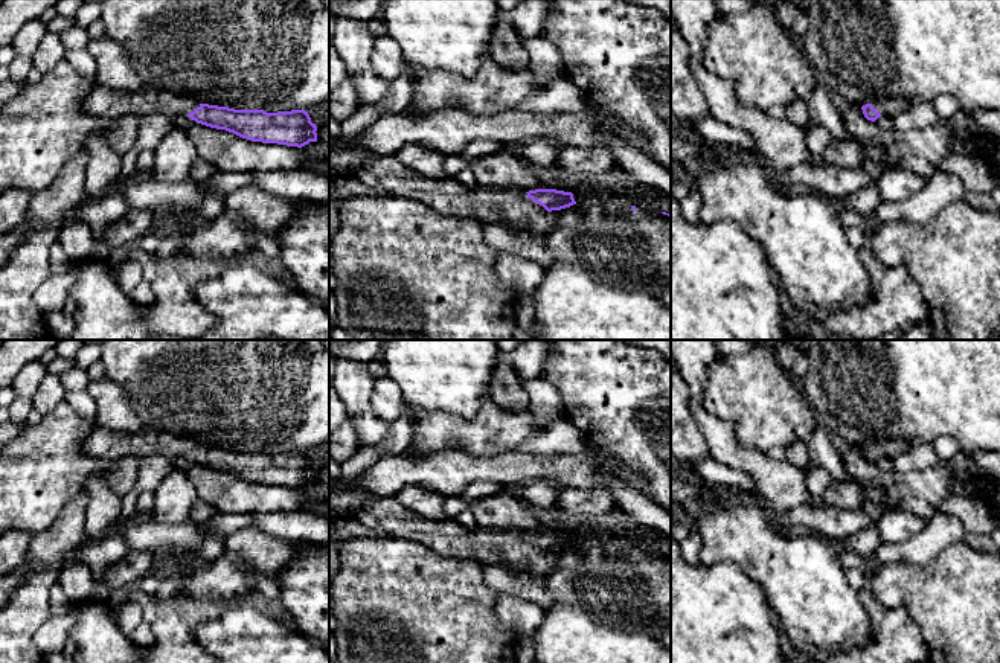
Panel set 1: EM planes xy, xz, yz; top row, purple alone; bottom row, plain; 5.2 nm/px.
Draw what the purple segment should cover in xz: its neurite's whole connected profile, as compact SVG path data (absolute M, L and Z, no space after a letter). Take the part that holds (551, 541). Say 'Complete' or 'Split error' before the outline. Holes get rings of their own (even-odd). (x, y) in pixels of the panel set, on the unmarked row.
Split error. M395 497L364 503L329 521L329 540L335 544L364 536L412 540L444 556L538 576L555 569L552 552L576 546L572 533L556 530L524 533L477 527L468 532L454 520L413 514Z

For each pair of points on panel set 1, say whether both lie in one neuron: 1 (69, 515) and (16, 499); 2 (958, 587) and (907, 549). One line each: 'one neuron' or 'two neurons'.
1: two neurons
2: two neurons

